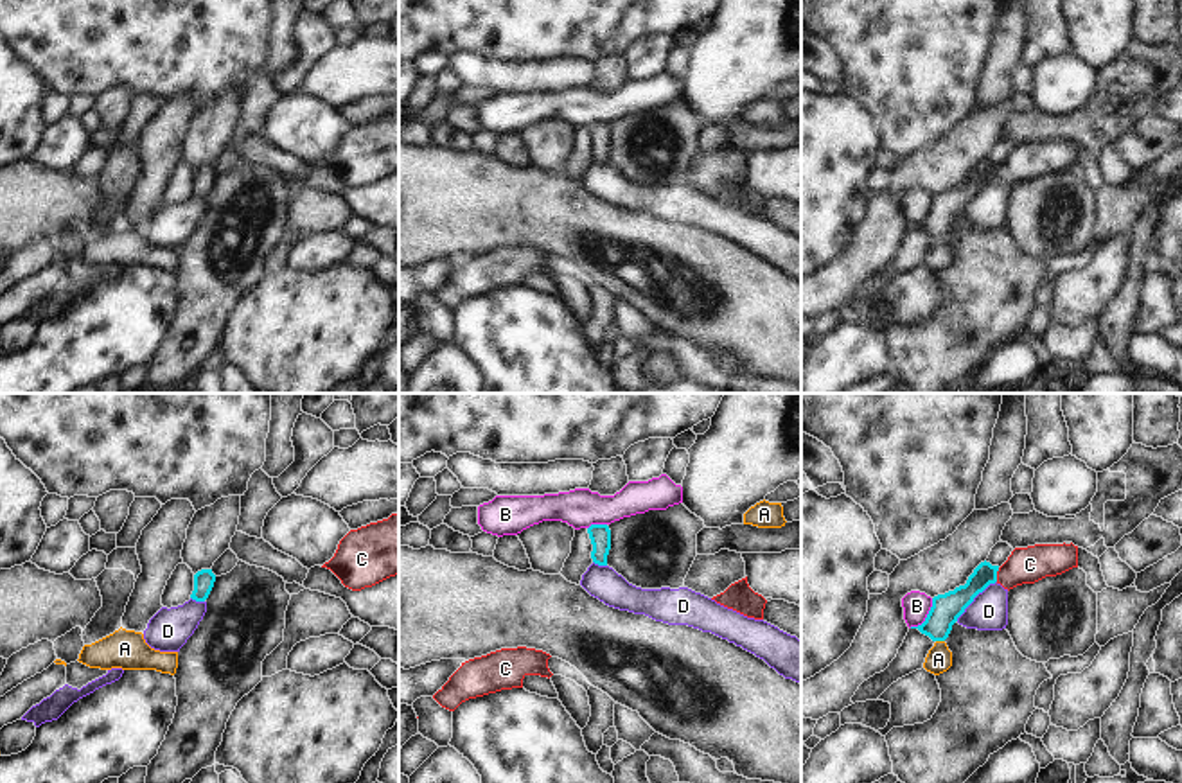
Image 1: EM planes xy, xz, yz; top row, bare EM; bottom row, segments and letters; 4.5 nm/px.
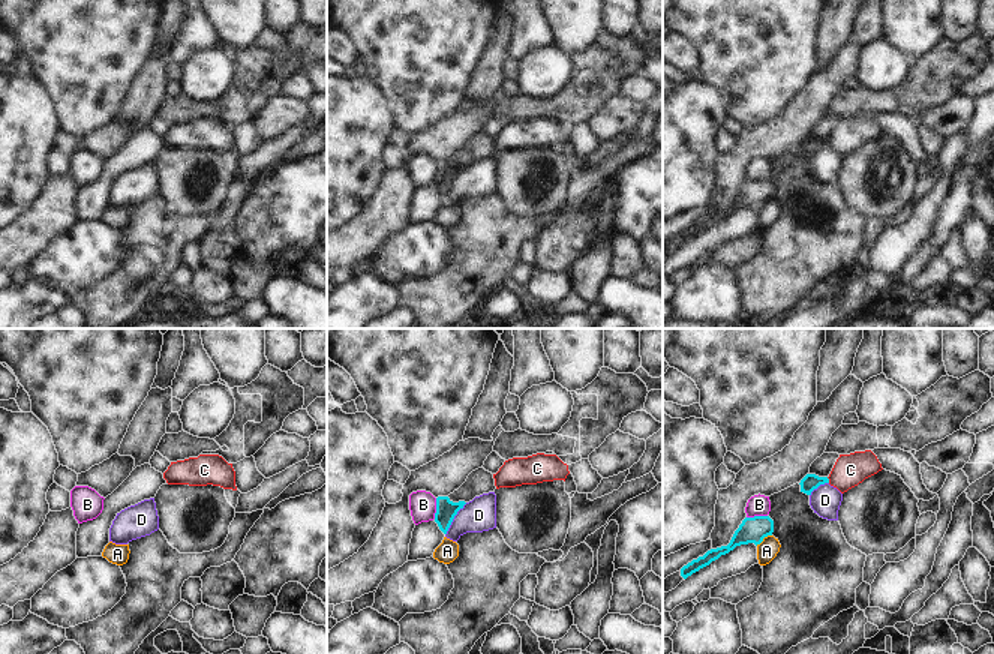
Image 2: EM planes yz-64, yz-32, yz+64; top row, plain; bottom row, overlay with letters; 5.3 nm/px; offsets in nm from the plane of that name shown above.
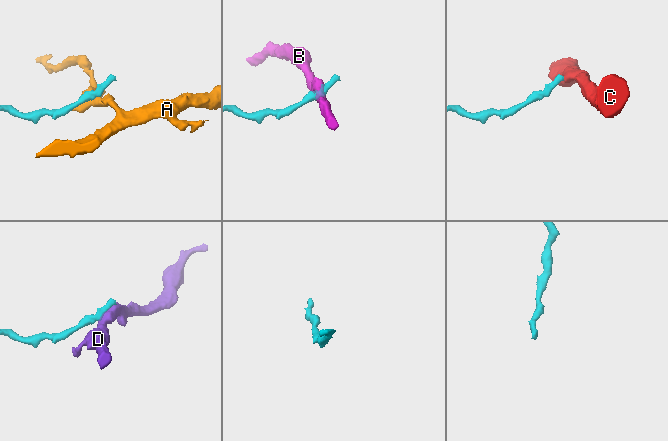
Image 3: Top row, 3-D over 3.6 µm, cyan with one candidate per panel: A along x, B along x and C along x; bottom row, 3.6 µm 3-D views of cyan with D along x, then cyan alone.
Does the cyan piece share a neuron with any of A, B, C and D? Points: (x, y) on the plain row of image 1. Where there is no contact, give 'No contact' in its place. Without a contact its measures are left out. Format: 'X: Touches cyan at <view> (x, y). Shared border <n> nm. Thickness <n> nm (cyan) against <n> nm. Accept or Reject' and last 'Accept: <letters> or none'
A: Touches cyan at yz (940, 237). Shared border 40 nm. Thickness 130 nm (cyan) against 120 nm. Reject
B: Touches cyan at yz (927, 214). Shared border 170 nm. Thickness 130 nm (cyan) against 120 nm. Reject
C: Touches cyan at yz (996, 173). Shared border 70 nm. Thickness 120 nm (cyan) against 160 nm. Accept
D: Touches cyan at yz (974, 194). Shared border 260 nm. Thickness 130 nm (cyan) against 170 nm. Reject
Accept: C

